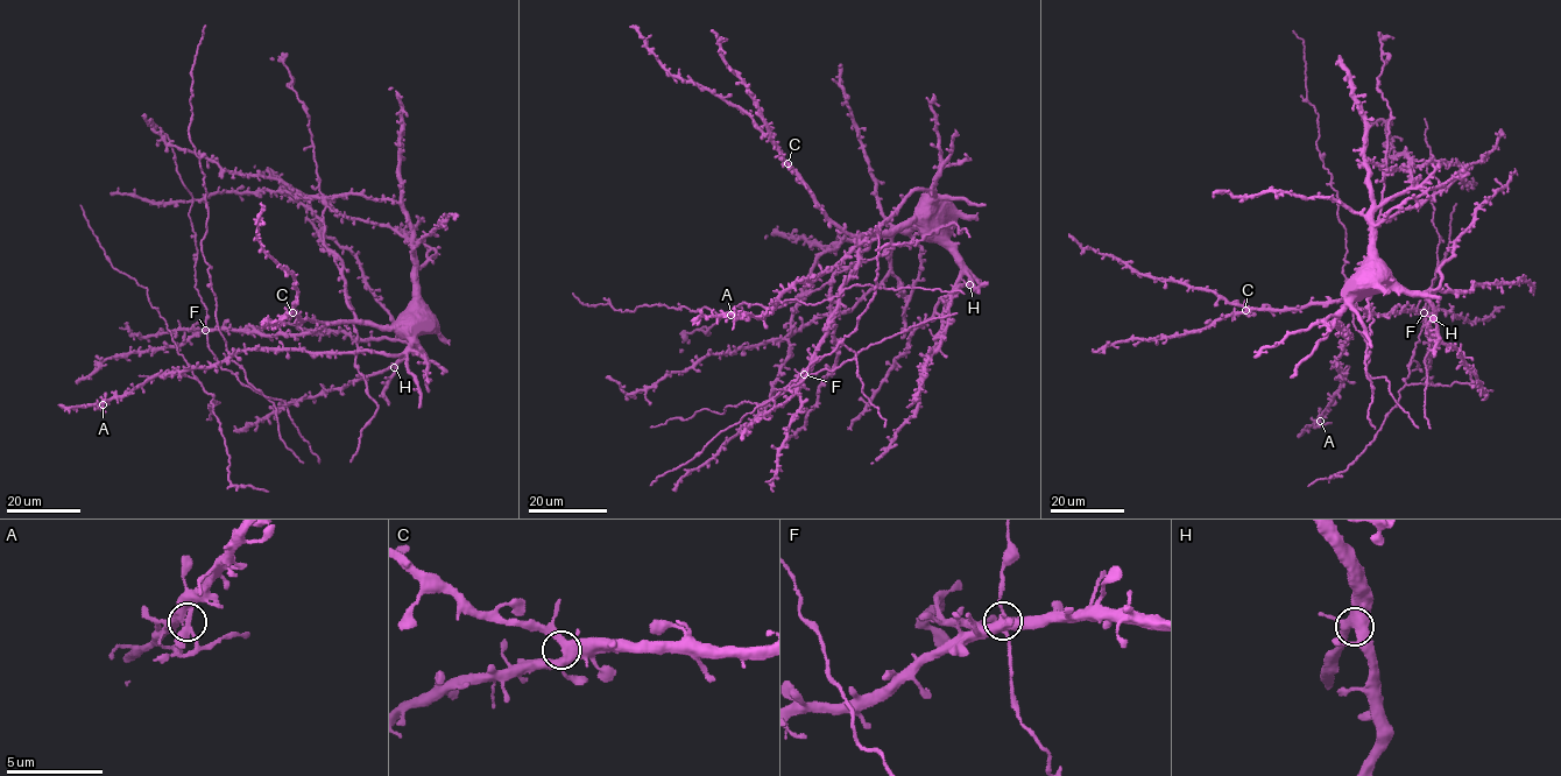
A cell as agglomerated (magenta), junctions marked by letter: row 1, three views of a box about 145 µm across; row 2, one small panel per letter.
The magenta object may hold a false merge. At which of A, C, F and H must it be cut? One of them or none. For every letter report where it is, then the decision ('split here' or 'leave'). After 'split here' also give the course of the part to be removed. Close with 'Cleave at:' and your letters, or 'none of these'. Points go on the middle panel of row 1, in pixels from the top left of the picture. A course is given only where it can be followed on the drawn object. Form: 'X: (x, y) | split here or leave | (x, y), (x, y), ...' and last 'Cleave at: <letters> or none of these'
A: (730, 315) | split here | (730, 315), (734, 317), (732, 329)
C: (788, 163) | leave
F: (804, 374) | leave
H: (969, 284) | leave
Cleave at: A

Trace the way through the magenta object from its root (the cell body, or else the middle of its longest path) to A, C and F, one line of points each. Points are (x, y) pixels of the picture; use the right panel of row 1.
A: (1361, 287), (1360, 295), (1328, 324), (1333, 323), (1348, 333), (1335, 359), (1344, 376), (1320, 421)
C: (1361, 287), (1364, 295), (1361, 297), (1358, 290), (1340, 298), (1304, 307), (1245, 310)
F: (1361, 287), (1363, 296), (1358, 290), (1343, 296), (1369, 312), (1424, 312)

